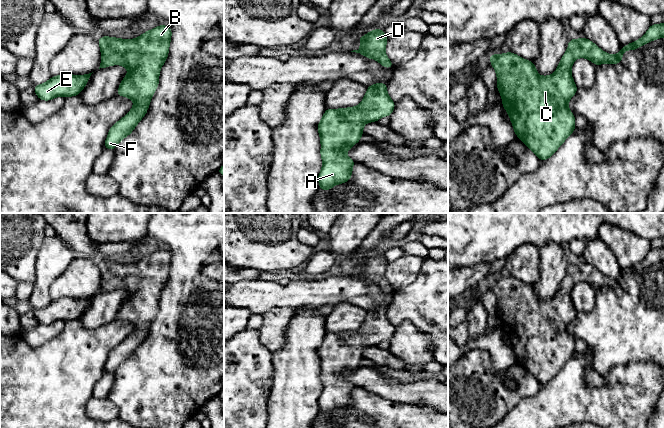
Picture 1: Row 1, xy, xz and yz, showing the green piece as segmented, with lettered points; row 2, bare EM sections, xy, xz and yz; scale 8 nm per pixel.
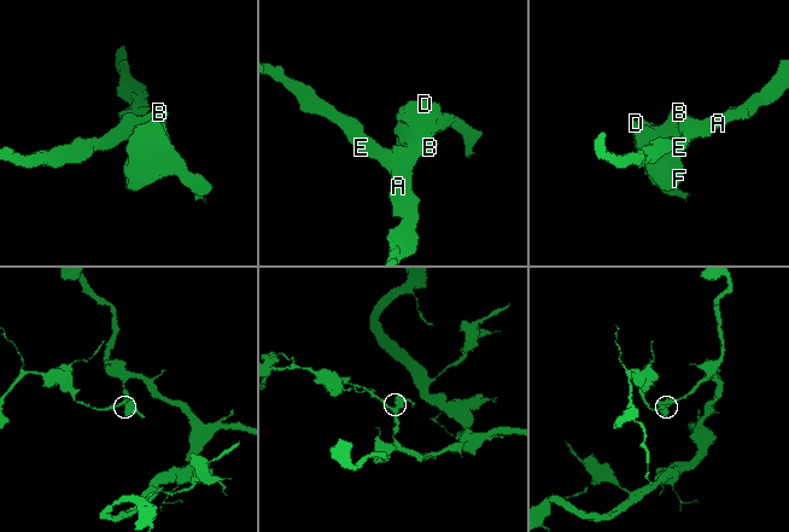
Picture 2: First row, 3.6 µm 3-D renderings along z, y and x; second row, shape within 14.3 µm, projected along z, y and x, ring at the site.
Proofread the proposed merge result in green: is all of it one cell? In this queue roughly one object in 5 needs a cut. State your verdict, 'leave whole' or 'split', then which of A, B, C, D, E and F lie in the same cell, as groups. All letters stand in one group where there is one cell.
leave whole; A B C D E F

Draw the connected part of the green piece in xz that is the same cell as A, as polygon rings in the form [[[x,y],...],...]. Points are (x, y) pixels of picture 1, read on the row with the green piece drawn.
[[[375,83],[367,87],[366,94],[358,106],[325,110],[317,125],[321,142],[320,155],[323,161],[318,175],[320,190],[331,190],[333,186],[350,180],[355,162],[345,153],[360,141],[365,123],[377,122],[382,117],[389,117],[394,108],[395,102],[388,96],[387,84]]]

